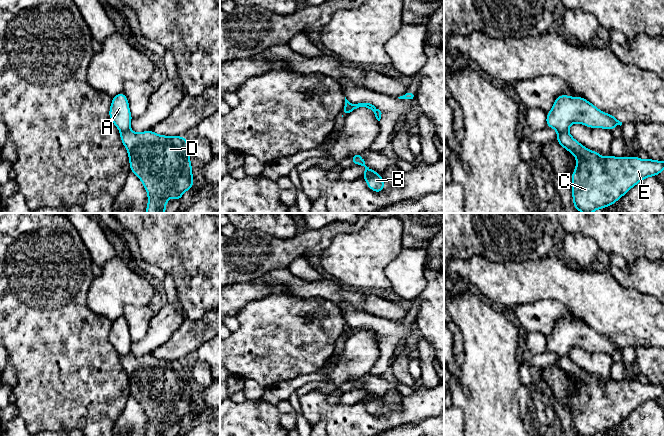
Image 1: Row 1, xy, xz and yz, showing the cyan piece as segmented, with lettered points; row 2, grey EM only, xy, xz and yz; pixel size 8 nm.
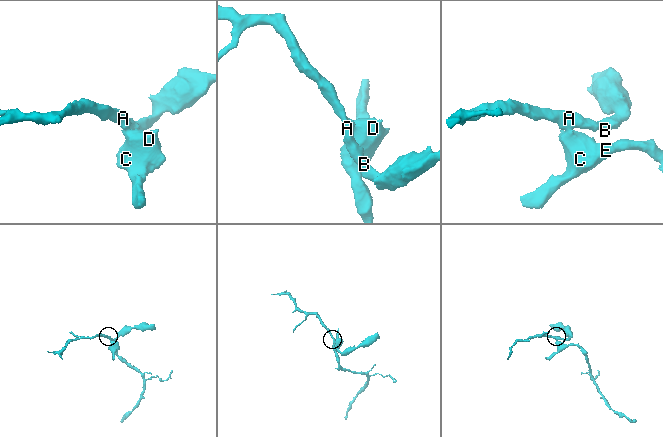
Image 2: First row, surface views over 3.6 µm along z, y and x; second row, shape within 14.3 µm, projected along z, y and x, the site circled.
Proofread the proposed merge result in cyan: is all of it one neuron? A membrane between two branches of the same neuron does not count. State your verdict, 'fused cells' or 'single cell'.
fused cells

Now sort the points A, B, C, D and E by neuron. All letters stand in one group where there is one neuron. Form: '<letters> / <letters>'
A B / C D E

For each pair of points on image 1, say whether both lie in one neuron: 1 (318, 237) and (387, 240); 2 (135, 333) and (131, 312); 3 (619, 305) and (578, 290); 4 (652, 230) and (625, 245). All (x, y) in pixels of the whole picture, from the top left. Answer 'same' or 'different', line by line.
1: different
2: same
3: same
4: same

